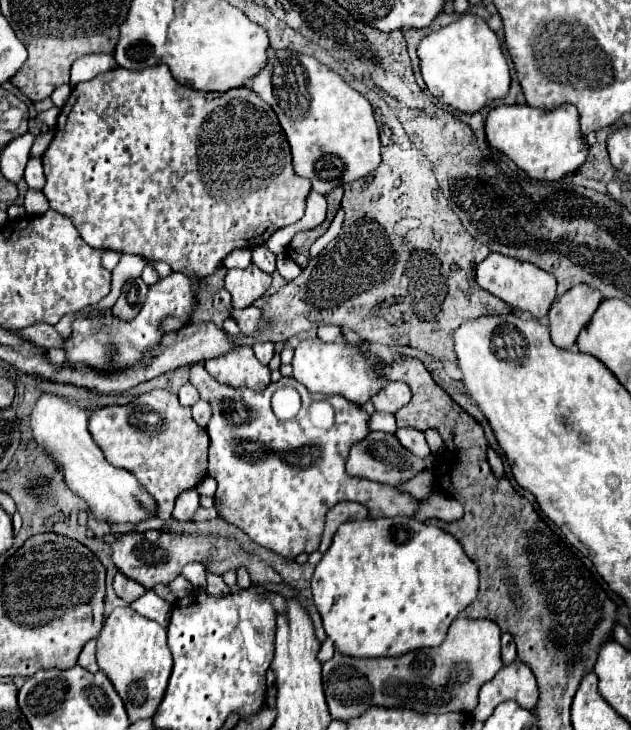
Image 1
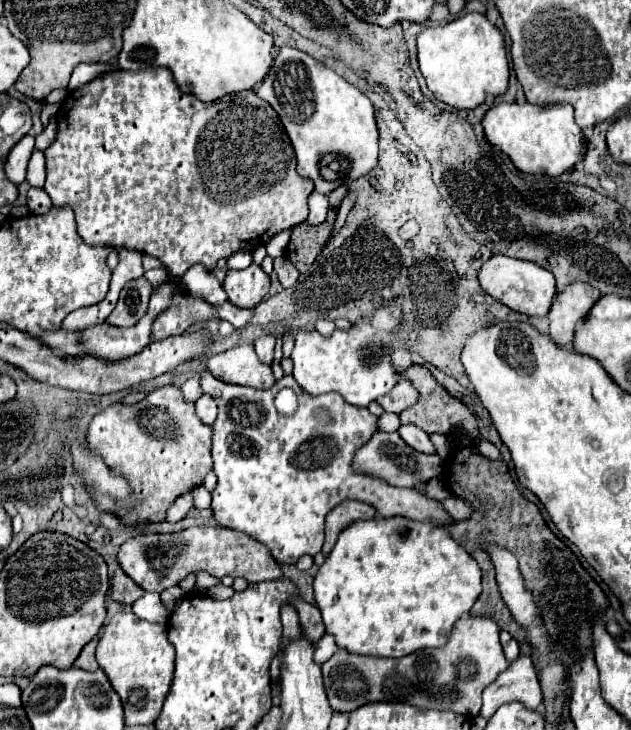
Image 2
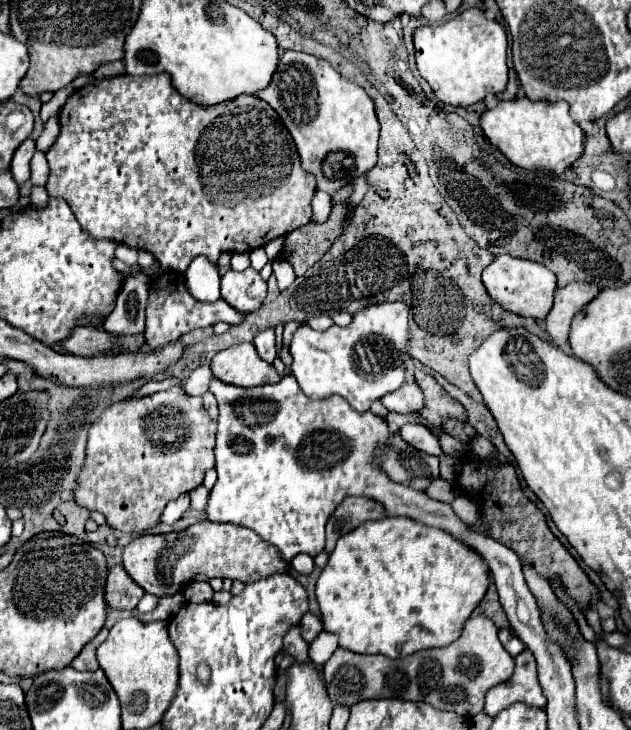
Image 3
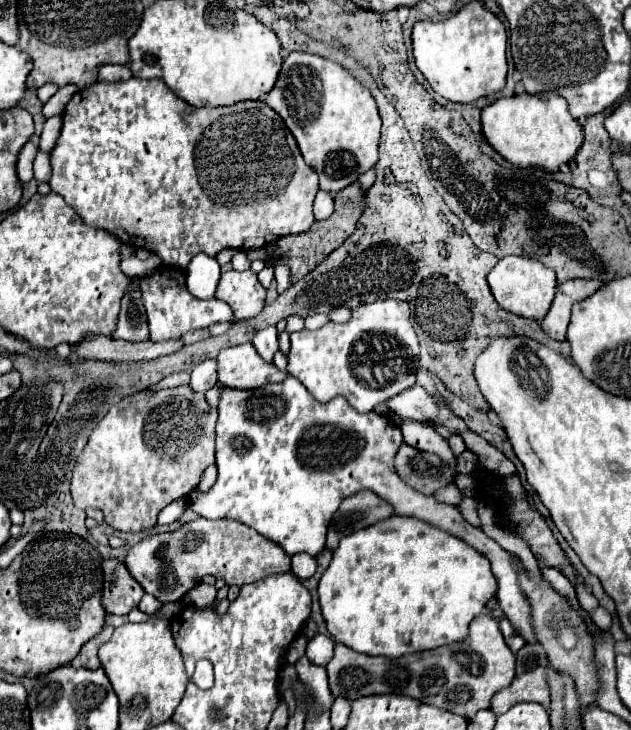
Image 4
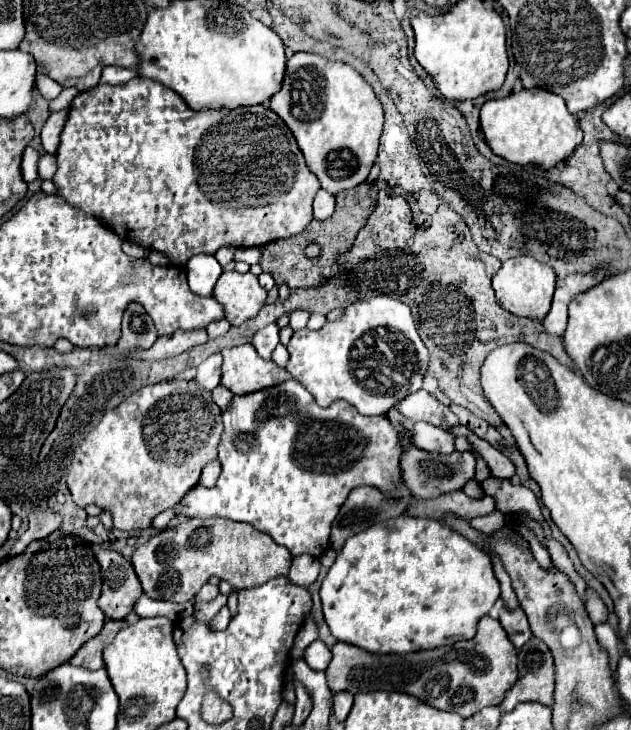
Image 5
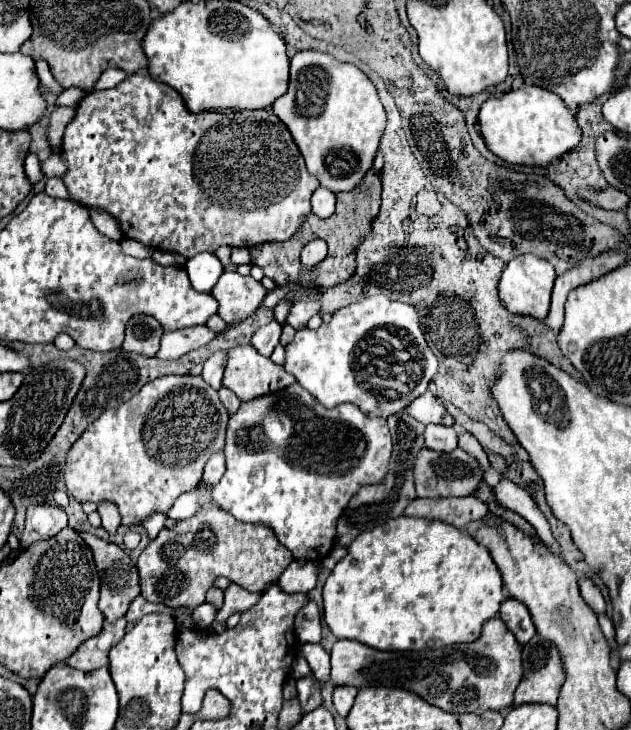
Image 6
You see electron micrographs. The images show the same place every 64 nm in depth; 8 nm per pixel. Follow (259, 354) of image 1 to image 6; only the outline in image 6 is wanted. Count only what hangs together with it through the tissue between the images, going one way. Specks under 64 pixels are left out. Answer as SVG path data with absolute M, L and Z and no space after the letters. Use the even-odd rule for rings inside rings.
M272 320L270 324L266 324L266 326L262 326L262 328L258 328L258 330L254 332L250 344L252 344L262 356L270 356L272 350L274 350L274 348L278 346L278 342L280 342L280 332L282 332L282 326L280 326L276 320Z

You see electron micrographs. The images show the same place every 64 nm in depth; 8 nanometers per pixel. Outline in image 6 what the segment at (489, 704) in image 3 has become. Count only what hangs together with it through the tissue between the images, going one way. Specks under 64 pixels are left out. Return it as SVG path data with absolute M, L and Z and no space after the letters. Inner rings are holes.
M534 634L534 638L528 644L524 644L522 662L524 662L524 678L516 688L514 706L520 706L520 704L552 704L554 706L558 700L560 684L564 684L564 666L560 664L558 648L552 642L544 640L542 636Z

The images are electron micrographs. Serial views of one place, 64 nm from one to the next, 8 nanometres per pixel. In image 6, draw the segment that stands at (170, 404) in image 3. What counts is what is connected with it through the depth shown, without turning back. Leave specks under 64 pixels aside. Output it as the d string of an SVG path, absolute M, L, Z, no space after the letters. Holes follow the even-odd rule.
M162 376L146 384L128 402L122 402L114 410L102 412L102 416L86 428L86 432L66 454L66 488L78 502L114 502L120 508L122 526L140 524L142 518L154 512L168 512L180 494L198 486L208 458L224 448L228 416L230 414L220 402L218 392L204 384L202 376Z

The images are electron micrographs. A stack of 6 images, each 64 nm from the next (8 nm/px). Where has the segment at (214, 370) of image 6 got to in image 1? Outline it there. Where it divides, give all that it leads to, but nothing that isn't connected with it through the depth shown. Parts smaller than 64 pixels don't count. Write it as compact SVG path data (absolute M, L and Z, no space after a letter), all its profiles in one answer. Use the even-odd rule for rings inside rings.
M184 384L184 386L180 388L178 396L180 396L180 404L182 404L182 406L194 406L196 400L200 398L200 394L196 392L196 388L194 388L192 384Z

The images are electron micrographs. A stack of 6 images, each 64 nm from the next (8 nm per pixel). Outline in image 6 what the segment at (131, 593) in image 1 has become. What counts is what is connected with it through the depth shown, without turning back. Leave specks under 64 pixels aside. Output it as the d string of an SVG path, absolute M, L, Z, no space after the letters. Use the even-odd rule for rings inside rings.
M80 532L84 542L90 546L94 554L94 562L100 574L100 610L106 618L106 622L116 622L122 618L128 610L128 604L140 594L140 580L138 580L138 568L132 562L132 558L114 542L106 542L98 536L92 536L88 532Z

